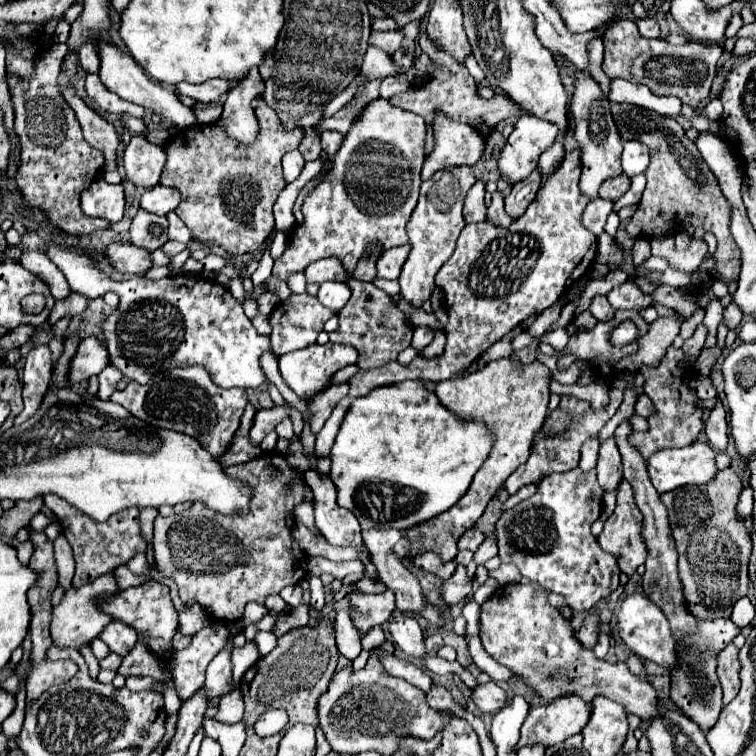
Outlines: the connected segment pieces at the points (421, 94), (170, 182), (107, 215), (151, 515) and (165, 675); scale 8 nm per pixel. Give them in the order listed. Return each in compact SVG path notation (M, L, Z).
M426 33L420 35L420 47L424 53L430 55L432 59L432 65L434 65L434 73L430 75L428 83L424 83L424 87L410 87L406 93L398 93L394 97L390 97L388 101L394 105L394 107L400 107L400 109L406 109L406 111L412 111L416 115L422 115L424 121L428 123L428 135L426 135L426 155L432 153L432 147L434 147L434 119L436 119L436 111L442 111L446 117L452 117L460 123L466 123L470 127L474 127L482 137L486 137L482 131L480 131L480 125L488 127L490 131L494 131L498 127L498 123L510 115L522 115L520 107L516 103L512 103L512 99L508 99L506 95L494 95L492 99L482 99L476 95L476 83L474 79L470 77L468 69L462 65L462 63L456 63L456 59L452 59L450 55L446 55L444 51L440 51L430 39Z
M262 99L256 101L256 119L260 131L250 147L232 143L218 123L180 129L164 145L168 159L160 185L180 191L182 201L176 207L176 215L194 233L196 241L216 241L232 255L254 253L272 233L272 205L286 187L280 161L284 153L296 149L302 141L302 131L284 129Z
M104 179L94 181L82 191L82 209L90 217L102 217L110 223L118 223L124 217L124 189L122 185L110 185Z
M140 509L140 515L138 515L140 535L144 537L146 543L150 543L150 539L152 539L152 527L154 527L156 515L158 515L158 509Z
M138 641L138 645L122 659L122 665L118 667L116 673L120 673L122 677L132 677L132 675L154 677L172 685L170 665L164 667L164 663L160 663L160 659L156 659L142 641Z

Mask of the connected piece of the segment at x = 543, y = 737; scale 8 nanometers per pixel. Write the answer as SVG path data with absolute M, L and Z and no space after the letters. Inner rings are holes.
M578 695L558 697L552 703L530 707L515 749L532 743L542 743L546 747L556 745L574 733L580 733L588 723L590 713L592 703L578 699Z

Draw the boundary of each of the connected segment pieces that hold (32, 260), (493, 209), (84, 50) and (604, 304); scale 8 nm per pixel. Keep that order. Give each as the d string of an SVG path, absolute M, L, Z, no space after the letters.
M22 251L20 263L34 275L38 275L40 279L44 279L50 285L52 297L54 299L66 299L72 291L68 287L68 281L64 277L64 273L46 257L46 253L42 251Z
M496 191L492 195L492 205L488 207L486 221L494 223L494 225L500 225L500 227L508 227L512 223L512 217L504 211L504 197L502 197L500 191Z
M82 45L78 51L78 63L82 71L98 71L100 67L100 59L96 53L94 45Z
M594 297L592 305L590 305L590 311L598 321L610 321L614 317L614 313L616 313L606 297Z

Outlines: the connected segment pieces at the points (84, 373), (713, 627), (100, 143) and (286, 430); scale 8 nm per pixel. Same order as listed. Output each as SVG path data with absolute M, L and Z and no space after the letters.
M86 337L80 341L76 355L72 357L72 371L68 371L68 383L78 385L98 375L108 365L108 351L96 337Z
M716 619L716 621L700 621L700 629L692 635L692 647L688 647L688 655L676 655L676 667L670 671L670 699L674 705L688 715L698 727L706 733L710 727L716 725L716 719L722 711L722 687L716 675L716 655L738 635L738 627L730 619Z
M66 87L62 91L64 99L70 103L70 107L74 109L80 125L82 125L82 133L84 139L94 145L96 149L100 149L106 157L104 163L104 171L114 171L116 169L116 161L114 161L114 153L118 147L118 135L112 123L108 123L100 113L96 113L92 107L88 107L82 97L78 95L78 91L74 87Z
M285 417L275 428L279 437L291 439L295 436L290 417Z

